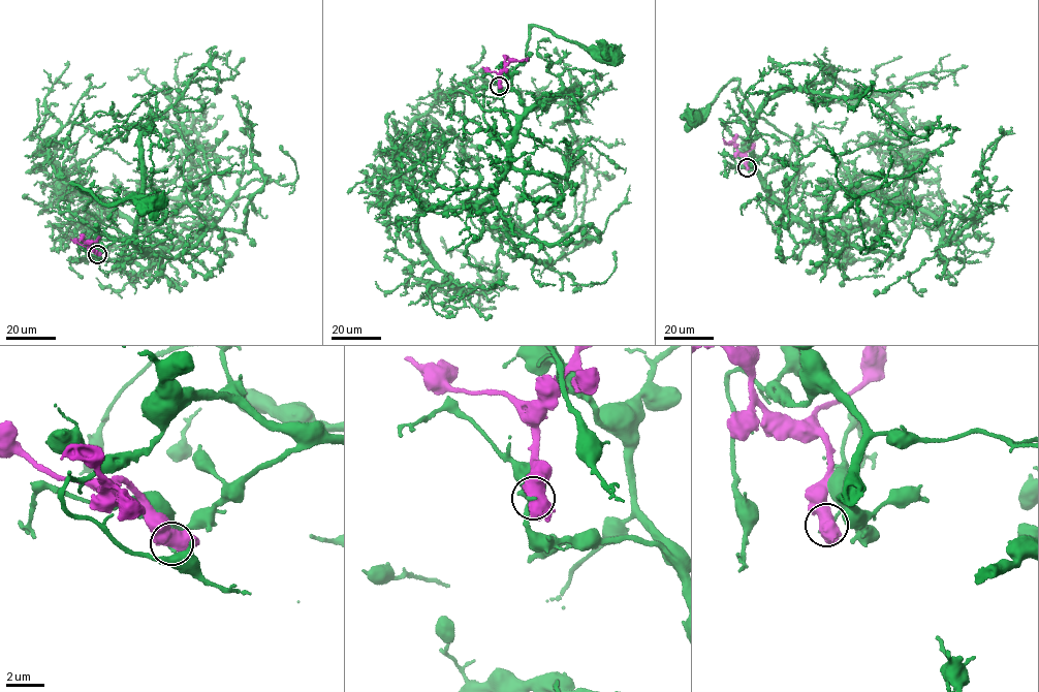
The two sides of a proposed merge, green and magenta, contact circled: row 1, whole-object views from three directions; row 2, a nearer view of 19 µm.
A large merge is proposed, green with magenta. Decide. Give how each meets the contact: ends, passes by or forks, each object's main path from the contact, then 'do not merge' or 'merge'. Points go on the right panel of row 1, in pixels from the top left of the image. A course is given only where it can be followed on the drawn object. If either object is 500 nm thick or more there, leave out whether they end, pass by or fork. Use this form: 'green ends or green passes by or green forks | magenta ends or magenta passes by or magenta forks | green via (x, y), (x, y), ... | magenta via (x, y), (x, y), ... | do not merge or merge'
green via (747, 167), (756, 168), (782, 205), (797, 184), (791, 140), (756, 115), (738, 81), (694, 120) | magenta via (747, 167), (746, 156), (723, 138) | do not merge

